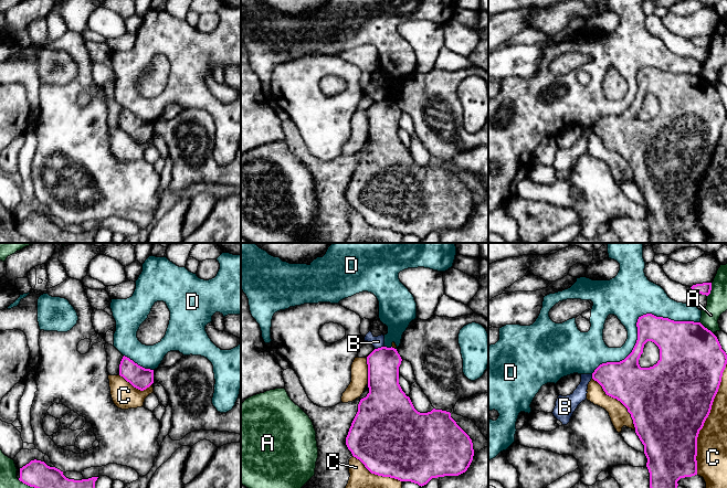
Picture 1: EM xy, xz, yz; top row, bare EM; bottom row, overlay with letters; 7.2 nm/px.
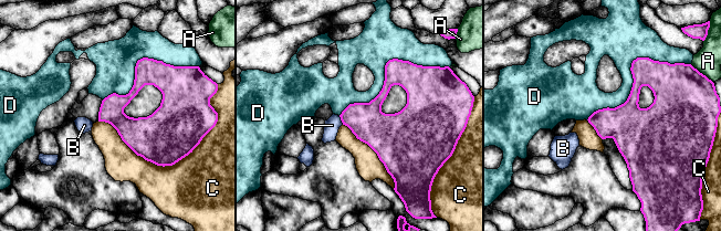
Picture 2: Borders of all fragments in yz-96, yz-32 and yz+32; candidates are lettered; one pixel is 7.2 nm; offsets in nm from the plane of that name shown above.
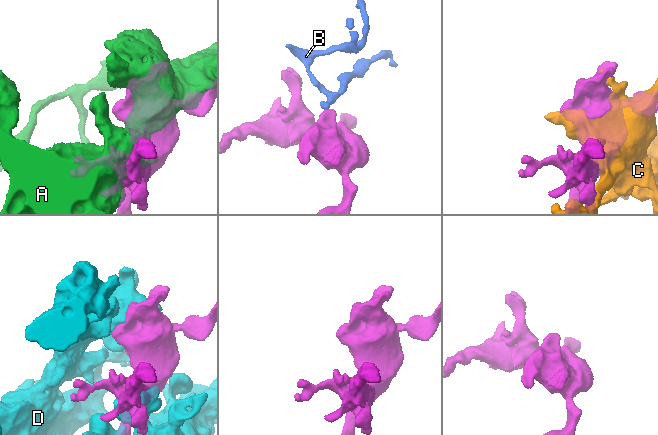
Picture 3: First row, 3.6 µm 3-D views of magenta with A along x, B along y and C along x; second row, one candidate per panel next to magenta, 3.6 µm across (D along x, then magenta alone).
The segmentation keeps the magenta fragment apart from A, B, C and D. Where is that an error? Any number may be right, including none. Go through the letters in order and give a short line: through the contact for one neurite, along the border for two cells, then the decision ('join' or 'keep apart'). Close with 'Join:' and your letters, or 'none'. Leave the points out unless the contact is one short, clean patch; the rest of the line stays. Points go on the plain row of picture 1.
A: keep apart
B: xz (383, 98), (375, 102) | keep apart
C: keep apart
D: keep apart
Join: none

